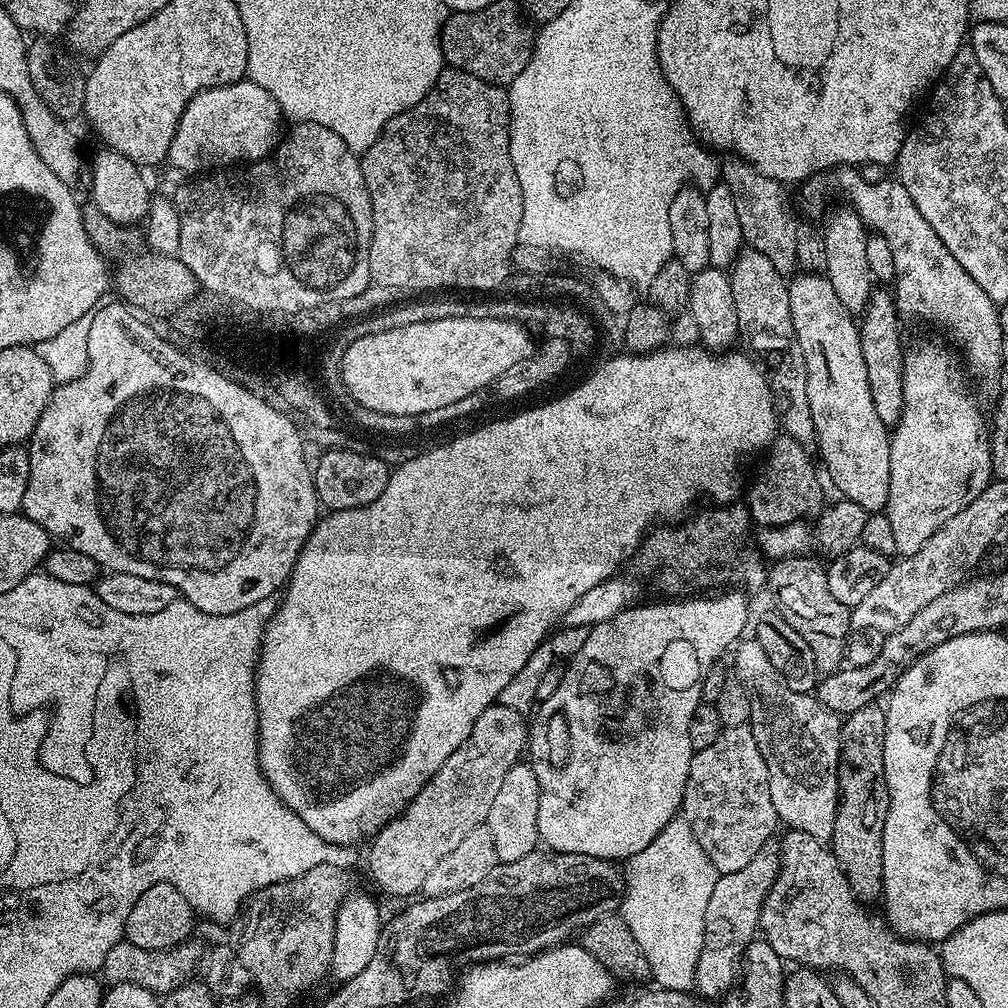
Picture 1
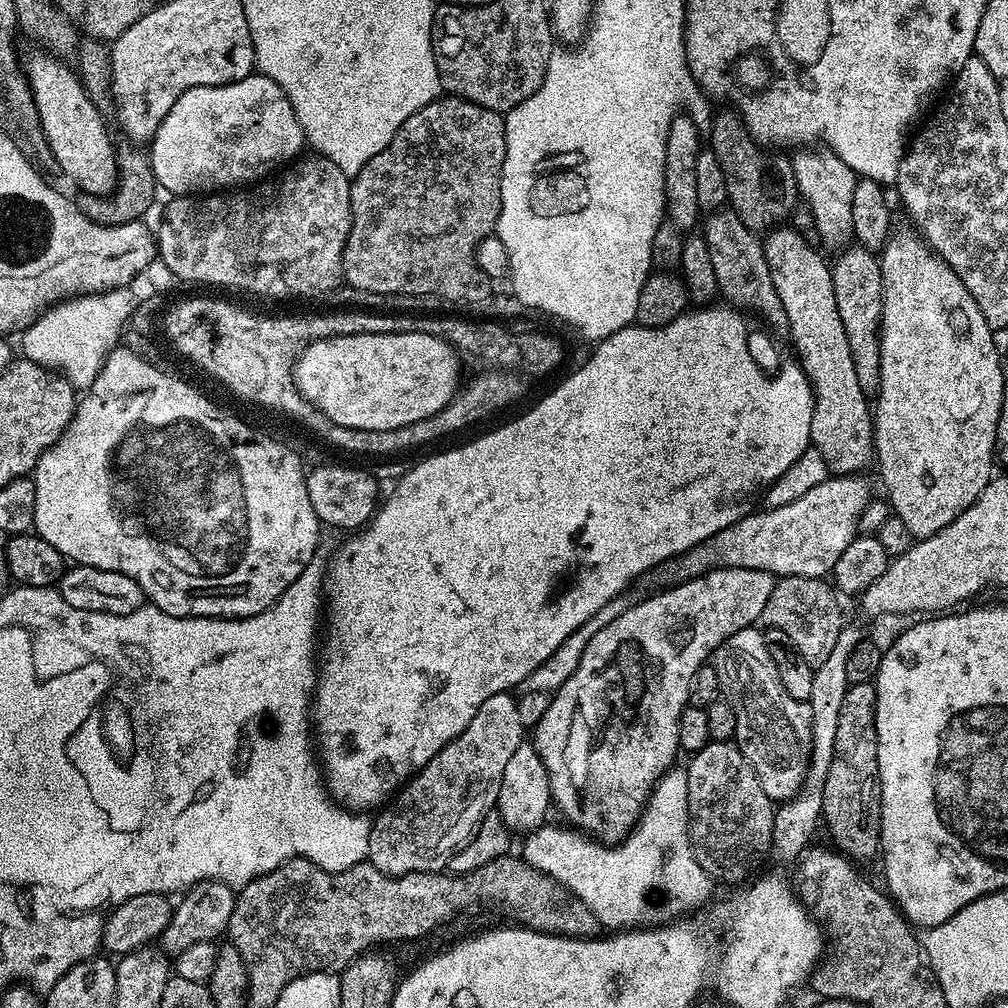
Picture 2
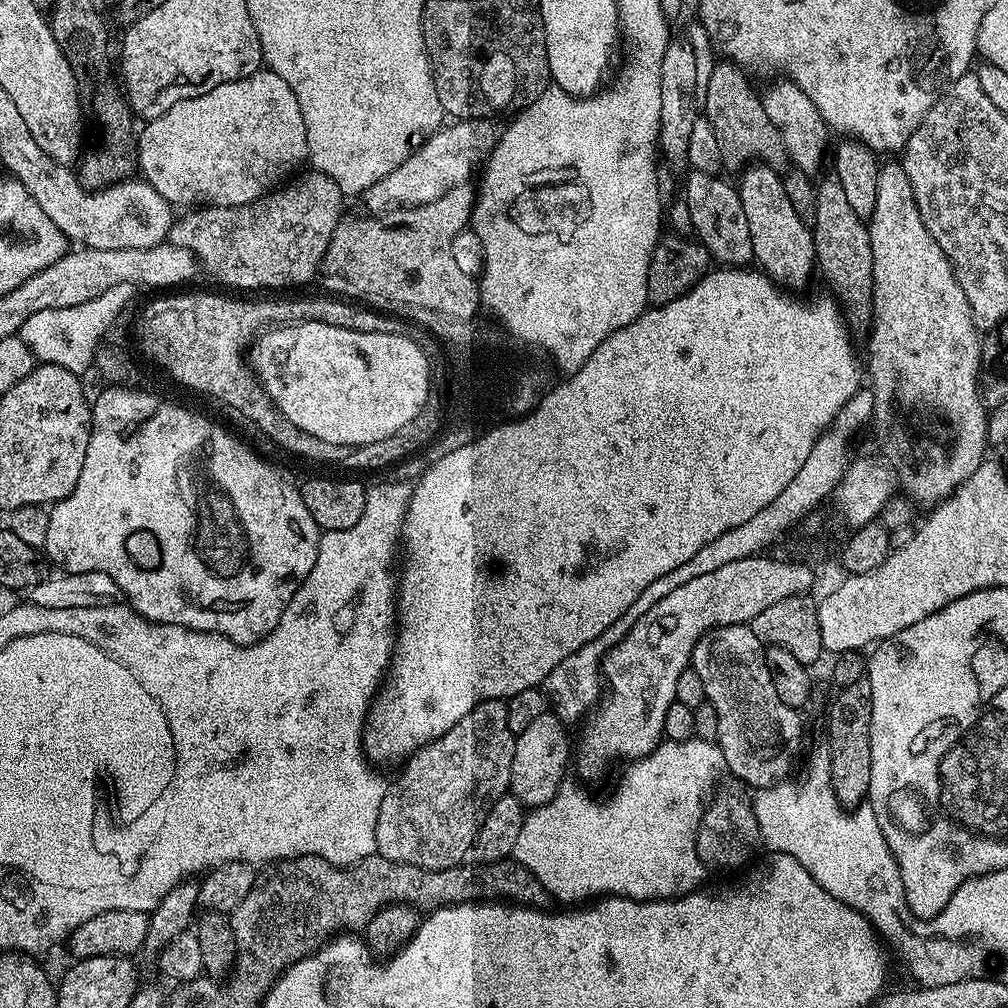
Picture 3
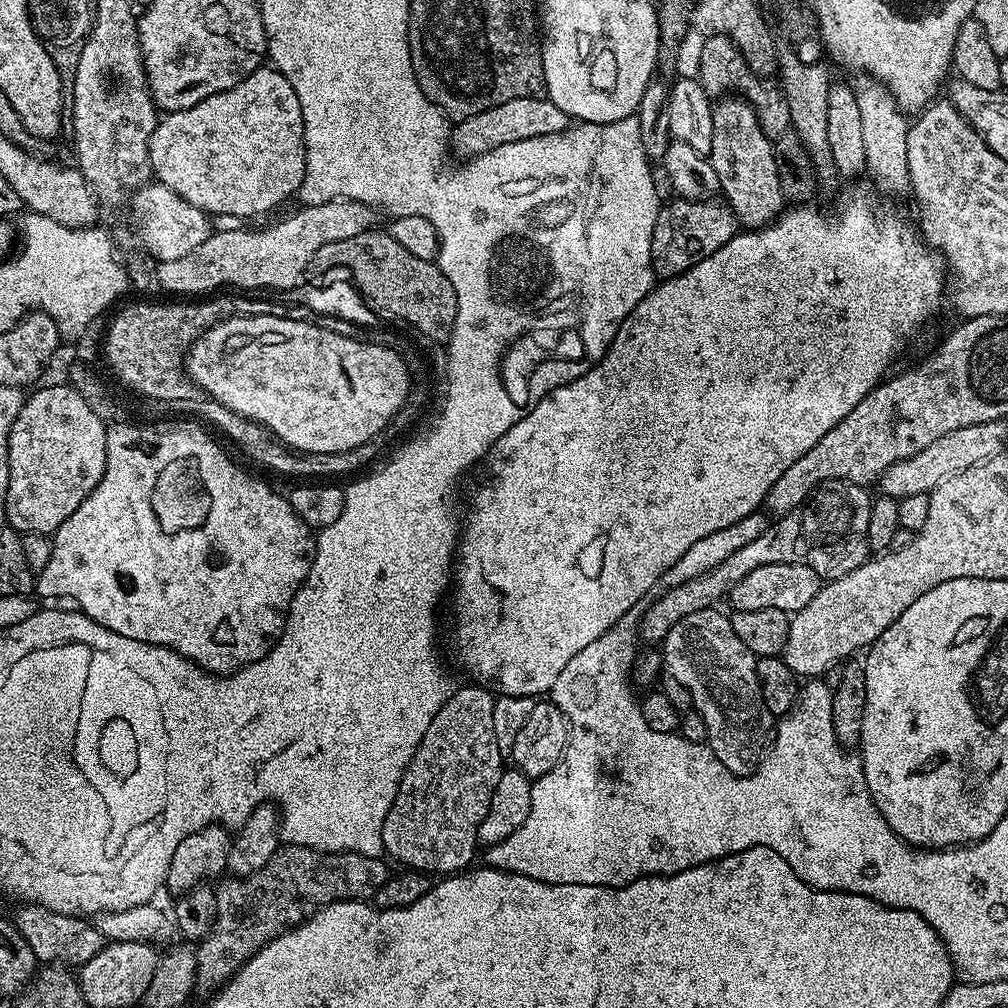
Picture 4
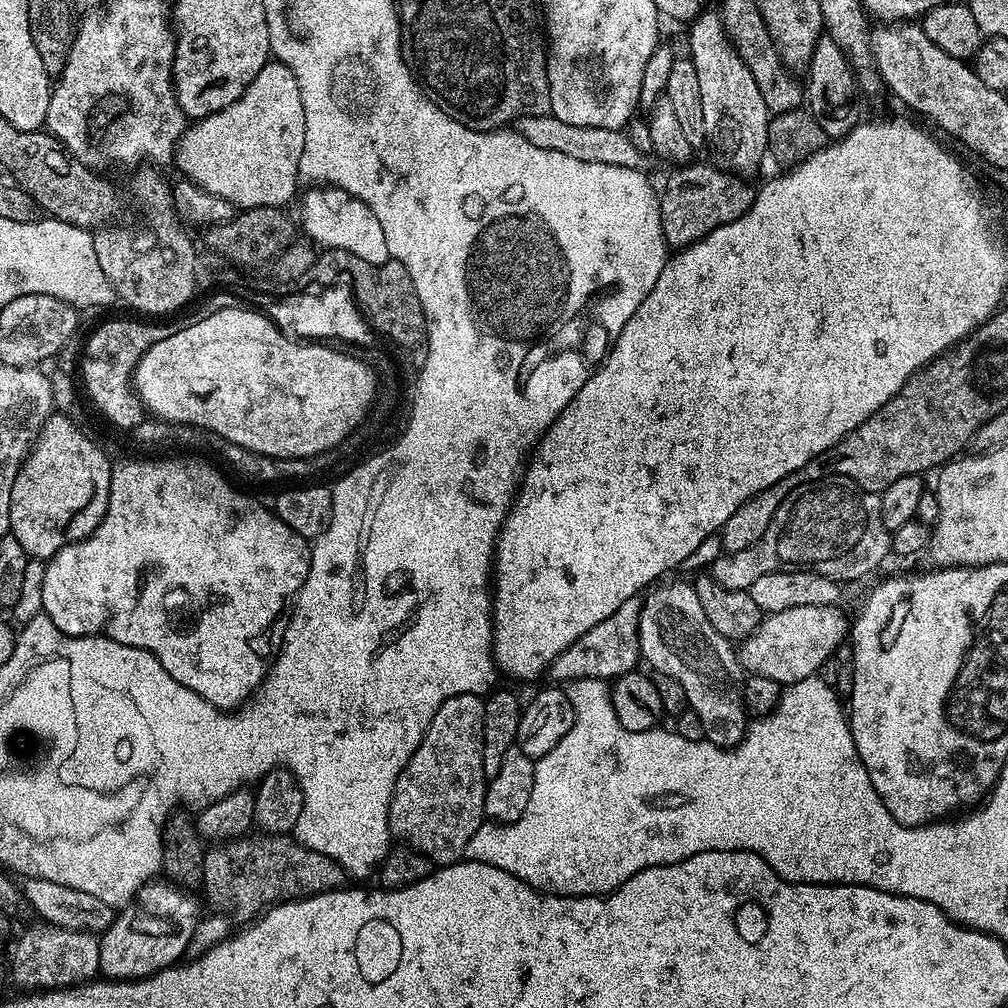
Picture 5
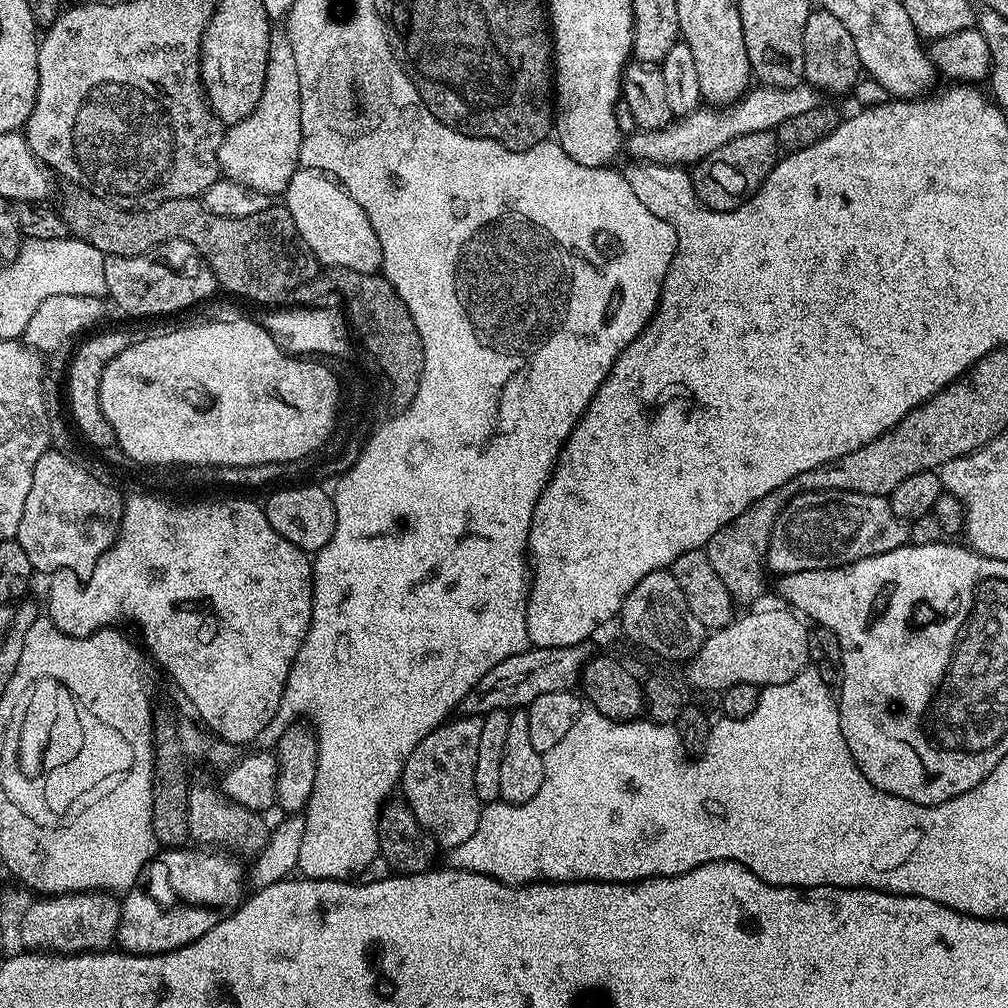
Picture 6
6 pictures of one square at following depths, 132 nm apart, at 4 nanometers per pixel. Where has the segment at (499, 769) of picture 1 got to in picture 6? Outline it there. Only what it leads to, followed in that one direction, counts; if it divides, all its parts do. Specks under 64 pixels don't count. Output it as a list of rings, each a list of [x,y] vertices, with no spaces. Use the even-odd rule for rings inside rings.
[[[466,715],[456,719],[449,719],[422,738],[405,762],[404,775],[399,783],[402,792],[404,788],[406,807],[444,850],[462,846],[462,842],[478,830],[482,807],[474,790],[474,762],[478,754],[478,738],[482,734],[482,719]]]

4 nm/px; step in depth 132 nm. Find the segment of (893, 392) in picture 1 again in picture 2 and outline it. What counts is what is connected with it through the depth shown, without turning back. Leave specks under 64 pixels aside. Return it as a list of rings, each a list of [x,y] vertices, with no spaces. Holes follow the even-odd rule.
[[[853,243],[835,253],[836,261],[831,261],[834,282],[834,302],[838,302],[838,316],[846,330],[846,342],[850,344],[854,358],[854,374],[858,374],[858,384],[864,395],[872,398],[880,390],[880,319],[882,318],[882,270],[877,253],[866,250],[861,244]]]

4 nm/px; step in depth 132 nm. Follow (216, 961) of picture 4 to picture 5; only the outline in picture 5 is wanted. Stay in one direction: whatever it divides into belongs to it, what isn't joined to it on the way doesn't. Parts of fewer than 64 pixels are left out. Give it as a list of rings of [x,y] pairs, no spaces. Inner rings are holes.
[[[260,834],[257,840],[248,839],[220,842],[204,853],[202,892],[217,904],[217,909],[234,914],[237,921],[240,919],[244,920],[240,922],[251,922],[273,904],[285,904],[288,900],[298,900],[305,896],[315,896],[317,892],[330,892],[345,887],[346,873],[339,862],[305,848],[303,844],[297,844],[291,835]]]

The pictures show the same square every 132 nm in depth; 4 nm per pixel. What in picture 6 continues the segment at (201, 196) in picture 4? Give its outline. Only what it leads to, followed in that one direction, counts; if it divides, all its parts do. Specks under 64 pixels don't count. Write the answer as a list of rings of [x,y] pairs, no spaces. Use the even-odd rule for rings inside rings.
[[[273,31],[268,51],[268,69],[266,86],[258,106],[246,119],[231,125],[224,133],[224,141],[218,150],[221,173],[227,179],[238,182],[255,192],[261,192],[269,198],[279,197],[290,183],[290,178],[301,167],[300,147],[302,146],[302,94],[298,86],[298,62],[294,62],[292,43],[283,31]]]

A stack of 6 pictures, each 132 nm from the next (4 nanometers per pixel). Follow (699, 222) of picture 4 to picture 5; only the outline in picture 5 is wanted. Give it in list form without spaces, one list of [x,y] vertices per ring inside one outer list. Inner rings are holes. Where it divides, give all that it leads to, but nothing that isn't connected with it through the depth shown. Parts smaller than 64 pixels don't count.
[[[712,162],[696,163],[677,167],[676,173],[665,182],[664,192],[662,188],[659,193],[664,241],[672,250],[689,248],[706,234],[718,230],[718,226],[726,226],[742,218],[756,197],[756,188],[748,185],[743,175],[727,171]]]

